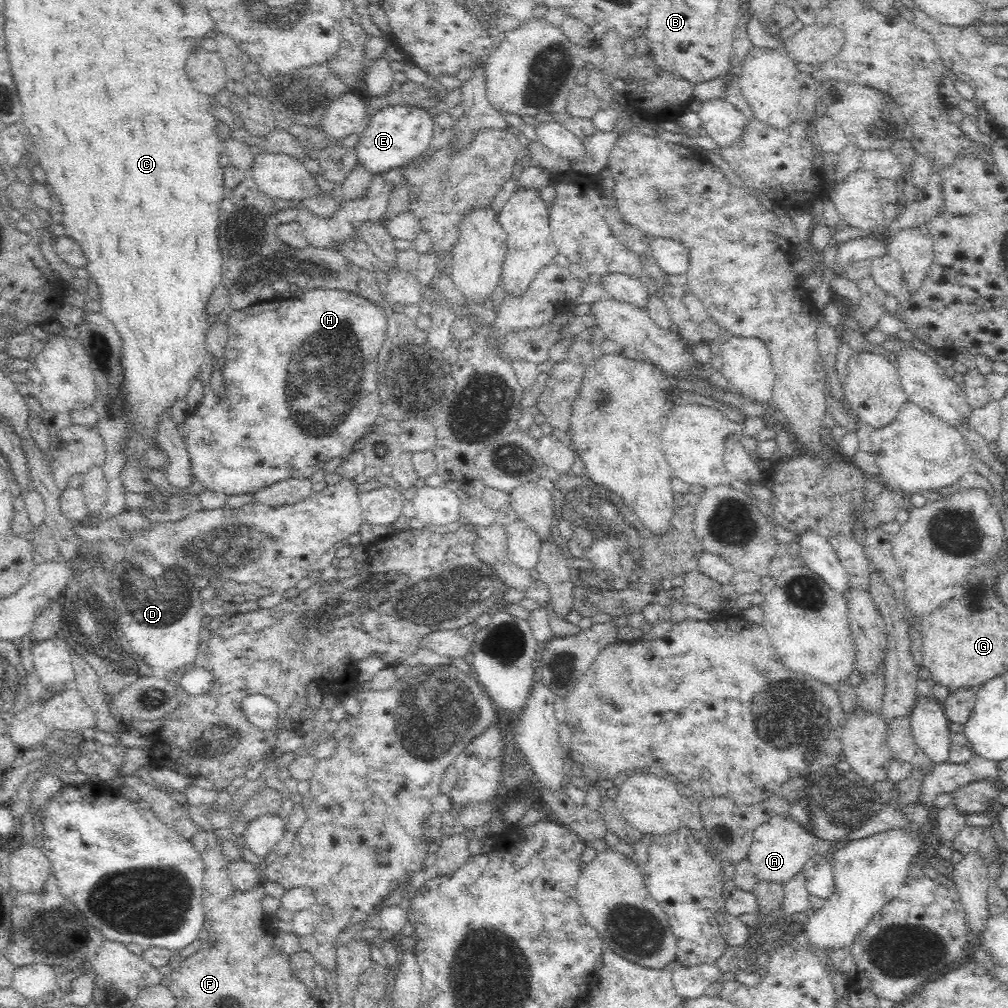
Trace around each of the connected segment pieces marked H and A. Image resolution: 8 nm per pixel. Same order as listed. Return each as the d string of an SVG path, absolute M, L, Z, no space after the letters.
M319 288L310 289L300 300L294 300L291 296L284 296L284 302L279 297L274 300L261 301L246 308L230 311L225 314L228 325L228 339L225 343L224 361L220 368L226 385L226 398L219 399L210 387L210 379L214 372L212 353L208 354L201 366L198 378L203 384L204 400L198 406L198 410L188 414L184 425L180 425L179 434L184 440L192 463L192 477L198 479L204 488L220 494L248 494L258 492L276 482L289 480L290 478L310 479L312 475L326 466L329 461L339 457L345 457L357 447L365 434L375 426L377 416L381 414L381 400L379 387L377 386L377 356L385 341L387 332L387 314L383 306L370 300L360 293L350 292L345 289Z
M770 813L768 820L756 827L754 840L747 859L759 882L774 882L786 886L796 874L803 871L803 866L815 854L826 855L844 848L850 841L847 836L838 840L822 840L802 828L790 815Z

